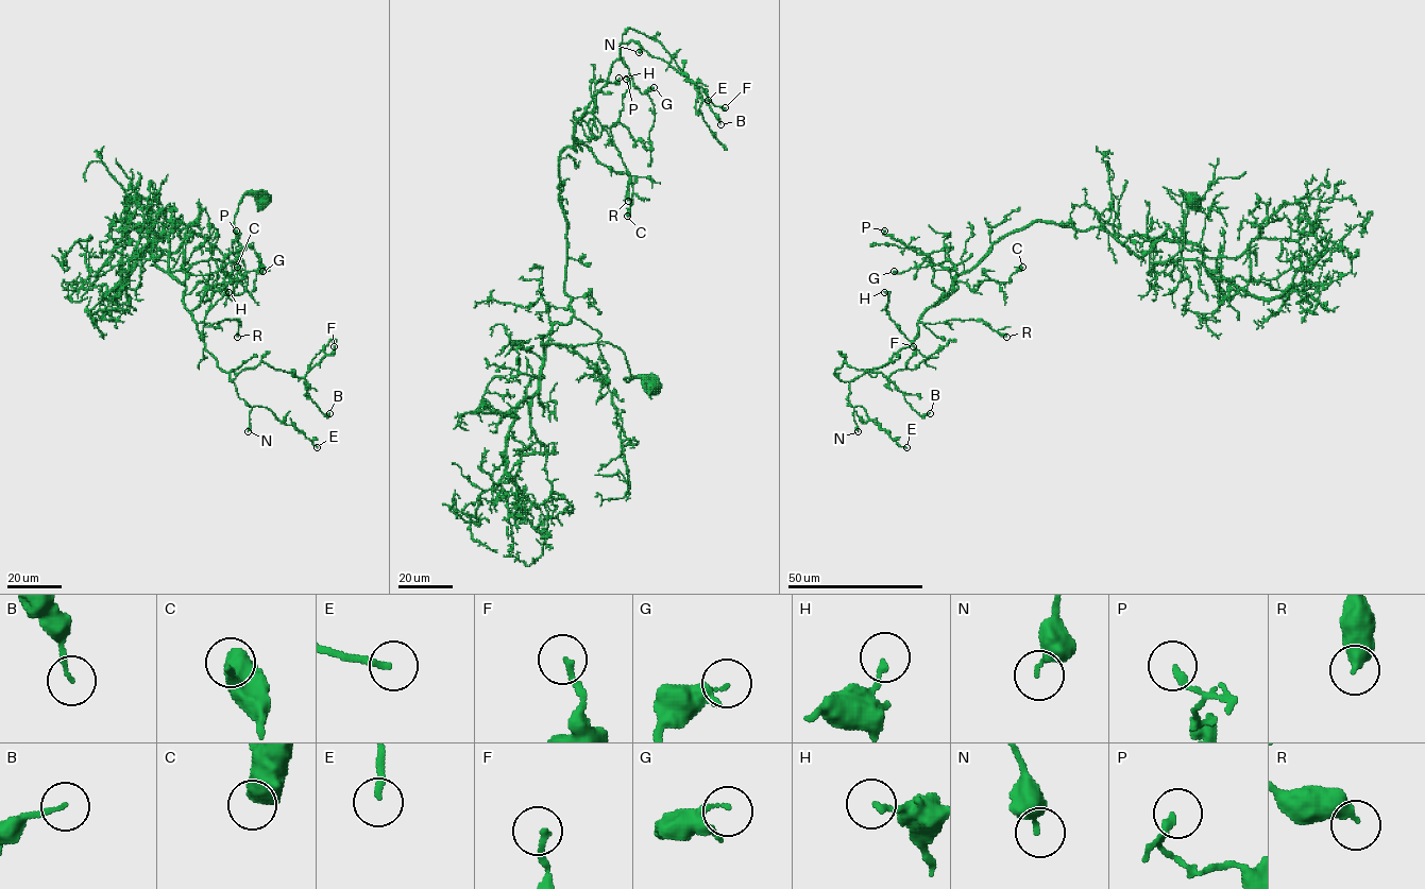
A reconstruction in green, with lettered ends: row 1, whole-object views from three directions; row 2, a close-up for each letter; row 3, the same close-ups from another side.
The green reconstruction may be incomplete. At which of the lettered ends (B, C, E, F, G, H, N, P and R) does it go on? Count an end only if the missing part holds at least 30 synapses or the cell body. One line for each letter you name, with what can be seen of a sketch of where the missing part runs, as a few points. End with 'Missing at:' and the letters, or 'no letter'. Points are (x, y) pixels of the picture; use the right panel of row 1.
E: (906, 447), (926, 456), (936, 466)
Missing at: E

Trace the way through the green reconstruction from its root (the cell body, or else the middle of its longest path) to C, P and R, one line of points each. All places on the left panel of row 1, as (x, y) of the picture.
C: (263, 200), (243, 197), (216, 271), (151, 254), (183, 244), (176, 221), (184, 293), (242, 284), (237, 267)
P: (263, 200), (243, 197), (216, 271), (151, 254), (183, 244), (176, 221), (188, 310), (236, 231)
R: (263, 200), (243, 197), (216, 271), (151, 254), (183, 244), (176, 221), (184, 307), (237, 337)

